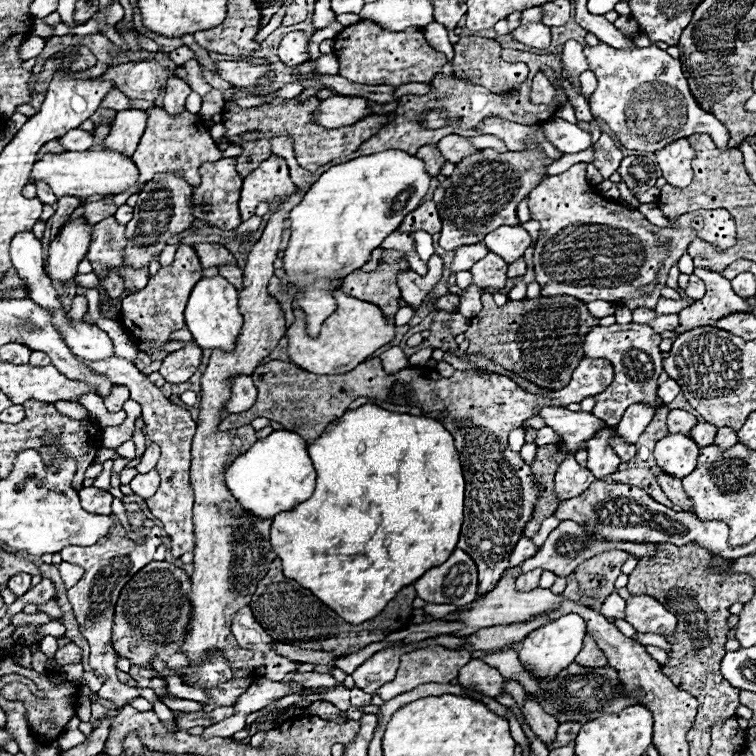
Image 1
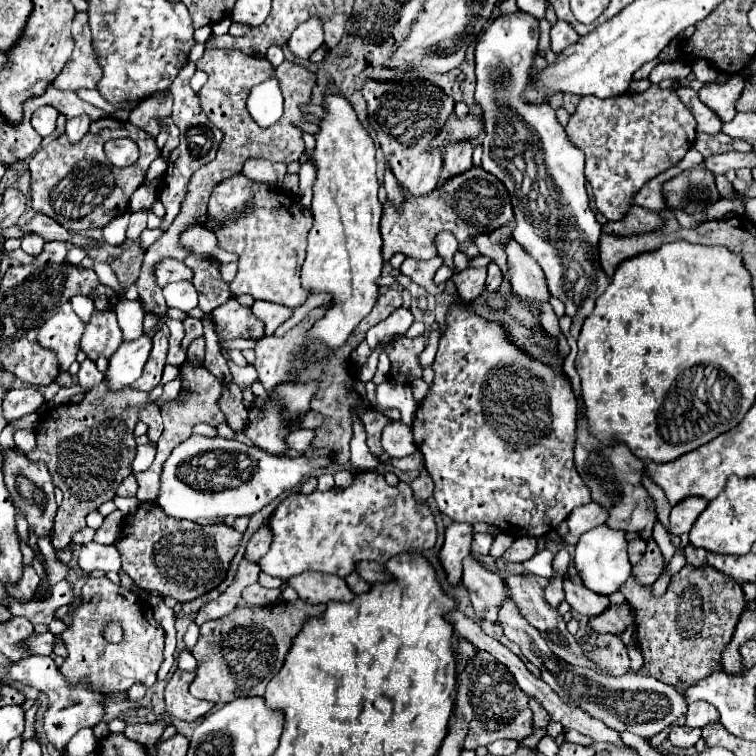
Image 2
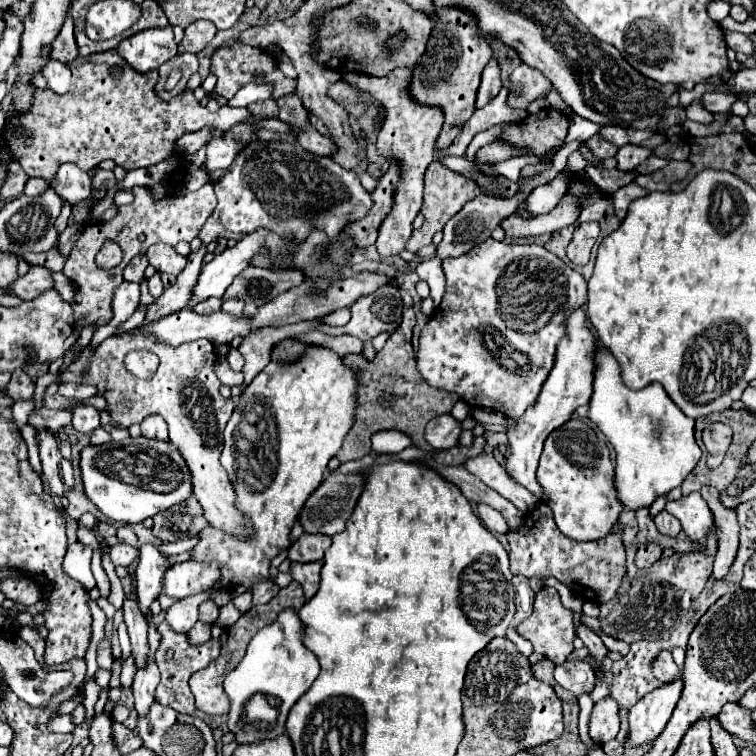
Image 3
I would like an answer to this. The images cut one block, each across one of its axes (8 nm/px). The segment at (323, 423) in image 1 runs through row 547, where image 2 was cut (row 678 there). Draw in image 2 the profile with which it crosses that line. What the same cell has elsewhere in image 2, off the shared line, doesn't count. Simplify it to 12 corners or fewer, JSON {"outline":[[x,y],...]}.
{"outline":[[484,650],[458,674],[462,750],[532,734],[528,694]]}

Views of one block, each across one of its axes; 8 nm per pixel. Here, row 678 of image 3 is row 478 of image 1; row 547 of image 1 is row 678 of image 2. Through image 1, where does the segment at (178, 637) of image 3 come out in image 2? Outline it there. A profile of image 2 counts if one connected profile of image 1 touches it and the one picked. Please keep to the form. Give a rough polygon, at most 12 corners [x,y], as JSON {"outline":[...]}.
{"outline":[[176,670],[166,684],[166,712],[192,722],[214,704],[188,691],[196,670]]}

